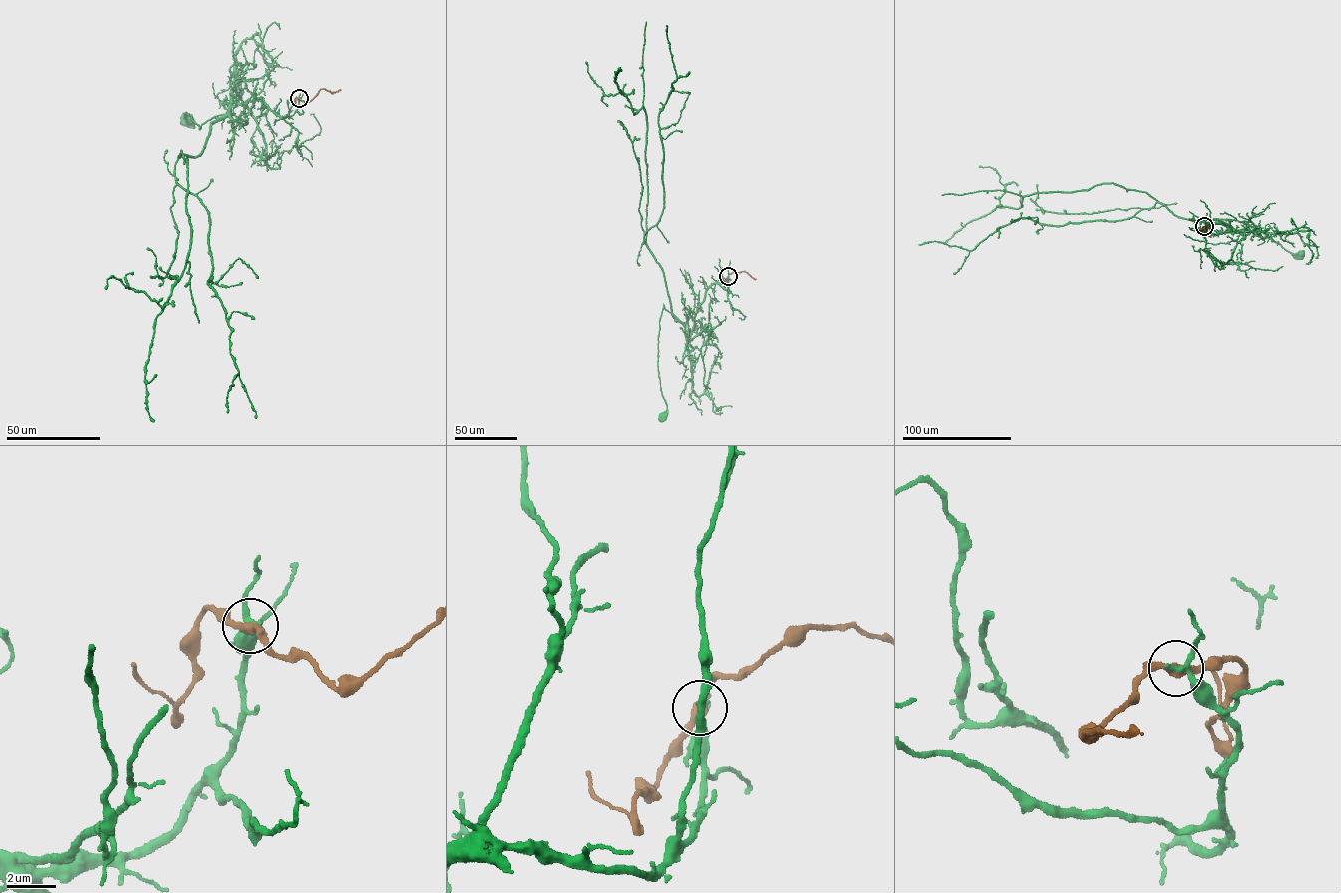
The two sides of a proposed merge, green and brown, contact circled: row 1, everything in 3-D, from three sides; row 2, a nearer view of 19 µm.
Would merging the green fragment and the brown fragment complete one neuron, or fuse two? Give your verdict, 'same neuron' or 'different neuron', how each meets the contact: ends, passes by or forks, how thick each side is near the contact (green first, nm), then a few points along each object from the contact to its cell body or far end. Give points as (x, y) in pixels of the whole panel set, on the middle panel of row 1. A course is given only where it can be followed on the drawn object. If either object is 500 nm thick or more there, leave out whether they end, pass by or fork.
different neuron; green passes by; brown passes by; calibres 190 and 320 nm; course green (728, 276), (726, 284), (708, 288), (695, 316), (684, 323), (663, 304), (657, 362), (666, 407), (662, 415); course brown (728, 276), (745, 271), (756, 279)

